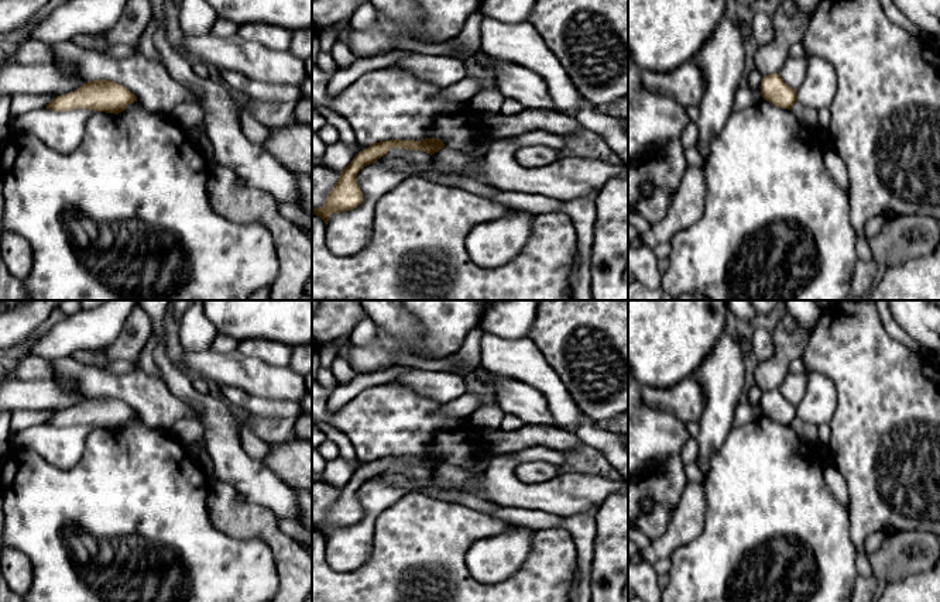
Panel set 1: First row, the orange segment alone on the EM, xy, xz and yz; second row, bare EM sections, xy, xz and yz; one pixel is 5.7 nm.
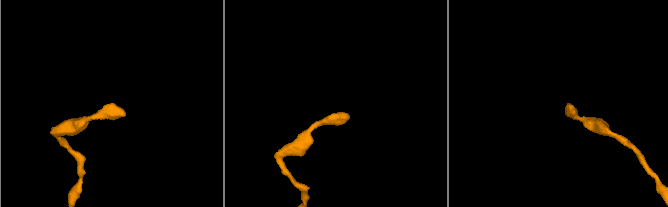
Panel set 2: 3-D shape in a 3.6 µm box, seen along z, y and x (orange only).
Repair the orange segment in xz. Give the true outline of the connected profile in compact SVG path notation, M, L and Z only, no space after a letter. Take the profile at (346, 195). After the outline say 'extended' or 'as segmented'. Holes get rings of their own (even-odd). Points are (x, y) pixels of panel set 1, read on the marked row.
M425 138L422 141L390 140L371 142L368 148L354 155L353 161L340 172L340 176L329 192L322 207L312 209L326 224L332 213L353 210L363 202L363 193L356 182L357 173L367 165L374 164L384 156L391 148L404 148L423 151L430 155L445 148L439 138Z; as segmented

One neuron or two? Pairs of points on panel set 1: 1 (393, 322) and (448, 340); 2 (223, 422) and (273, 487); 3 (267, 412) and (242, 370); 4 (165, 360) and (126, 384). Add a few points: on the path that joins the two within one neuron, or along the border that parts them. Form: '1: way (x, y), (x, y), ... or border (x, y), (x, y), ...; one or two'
1: border (425, 329), (415, 341), (401, 341), (391, 336); two
2: way (223, 440), (223, 446), (254, 477); one
3: border (227, 385), (236, 385), (257, 396), (291, 402); two
4: border (160, 379), (174, 395), (185, 401); two

